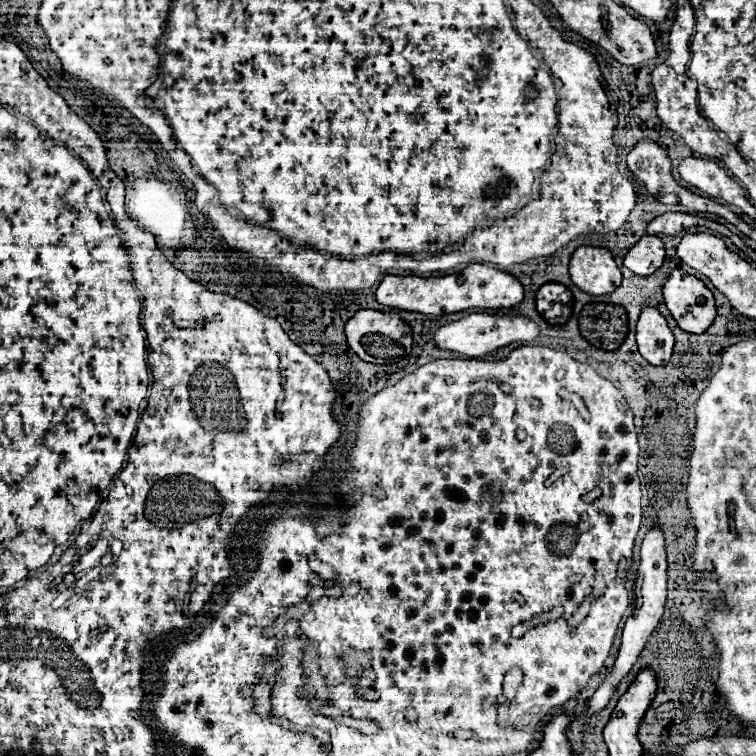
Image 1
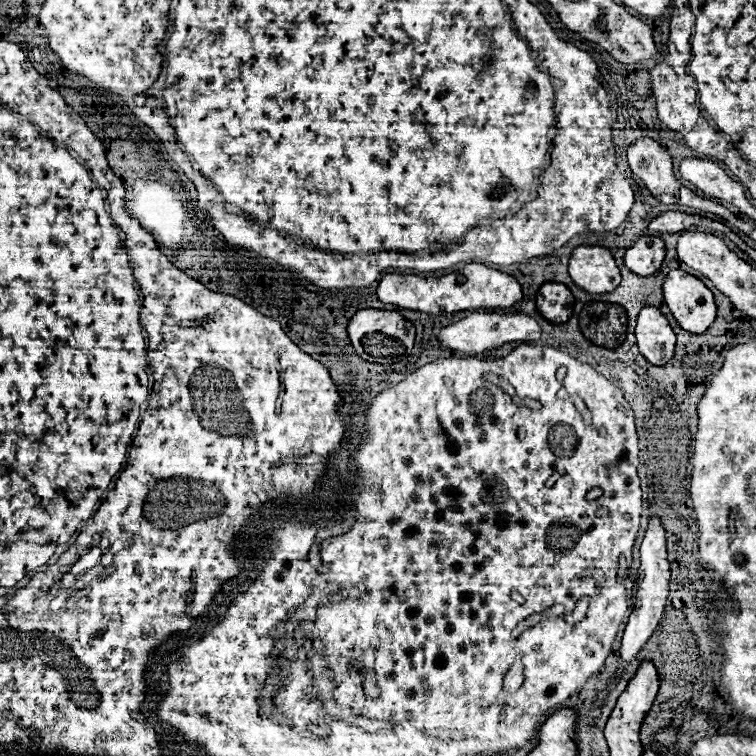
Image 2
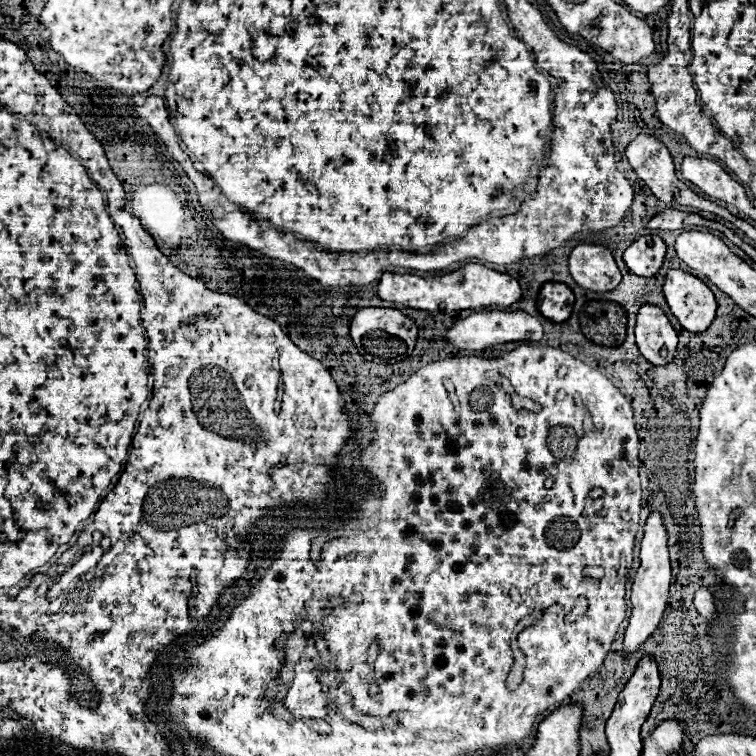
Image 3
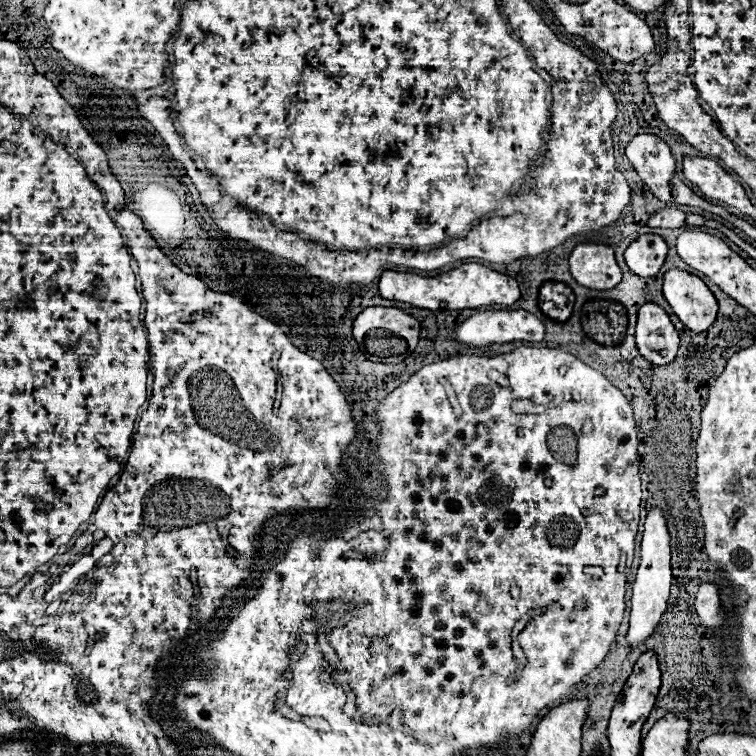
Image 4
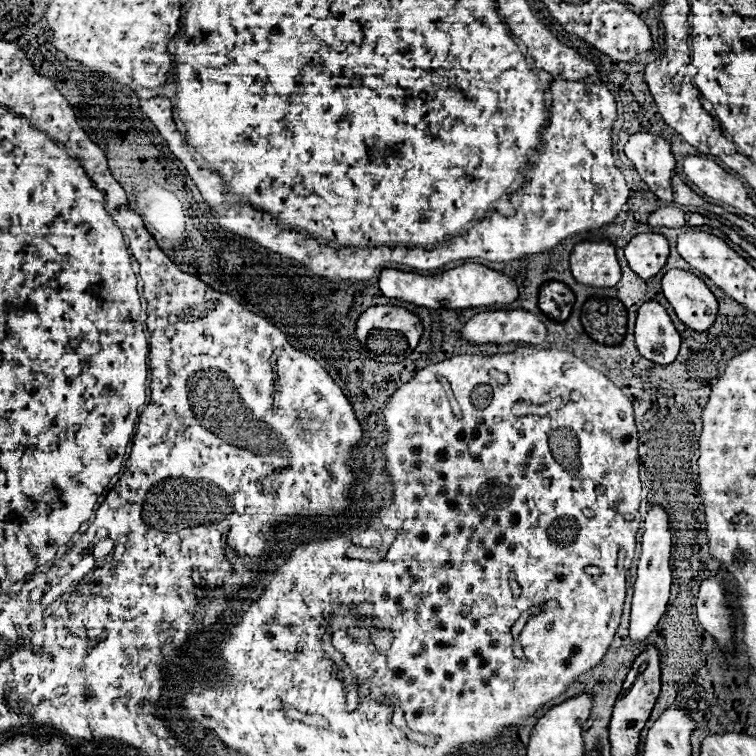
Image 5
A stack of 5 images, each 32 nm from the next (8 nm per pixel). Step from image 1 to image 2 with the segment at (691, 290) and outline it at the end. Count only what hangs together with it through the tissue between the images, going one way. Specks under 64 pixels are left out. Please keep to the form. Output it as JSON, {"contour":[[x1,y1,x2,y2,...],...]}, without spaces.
{"contour":[[672,270,664,282,664,302,680,328,692,334,706,332,716,318,712,292,702,280,684,270]]}

